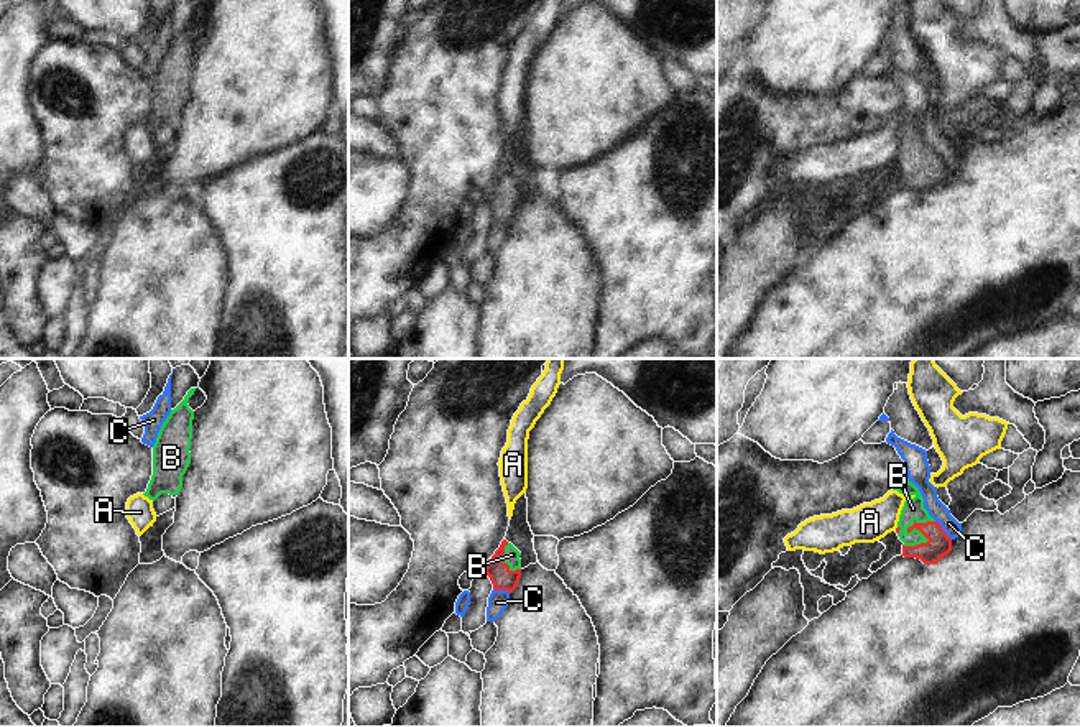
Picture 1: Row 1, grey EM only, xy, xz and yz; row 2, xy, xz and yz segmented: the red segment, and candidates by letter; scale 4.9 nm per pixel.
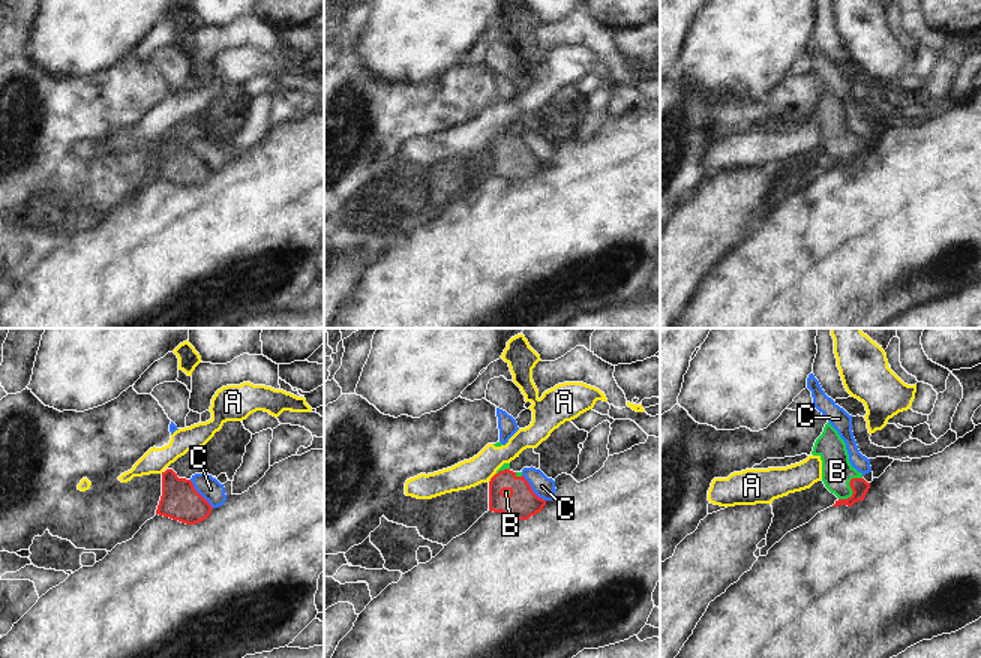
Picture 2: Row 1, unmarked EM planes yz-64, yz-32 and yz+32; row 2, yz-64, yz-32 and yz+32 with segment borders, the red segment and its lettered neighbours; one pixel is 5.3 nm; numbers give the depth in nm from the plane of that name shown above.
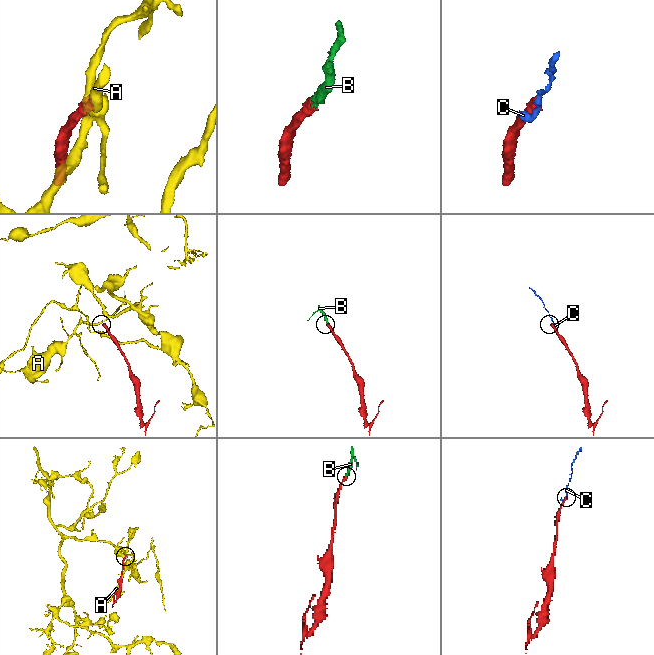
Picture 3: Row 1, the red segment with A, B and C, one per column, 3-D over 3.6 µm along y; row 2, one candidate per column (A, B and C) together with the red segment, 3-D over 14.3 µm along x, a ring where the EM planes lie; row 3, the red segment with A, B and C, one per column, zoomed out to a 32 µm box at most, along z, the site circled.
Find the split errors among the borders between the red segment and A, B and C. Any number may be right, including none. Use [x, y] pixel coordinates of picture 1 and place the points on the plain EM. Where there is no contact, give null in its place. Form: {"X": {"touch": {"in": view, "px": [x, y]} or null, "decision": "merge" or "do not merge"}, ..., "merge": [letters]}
{"A": {"touch": {"in": "yz", "px": [896, 160]}, "decision": "do not merge"}, "B": {"touch": {"in": "yz", "px": [923, 165]}, "decision": "merge"}, "C": {"touch": {"in": "yz", "px": [942, 162]}, "decision": "do not merge"}, "merge": ["B"]}

